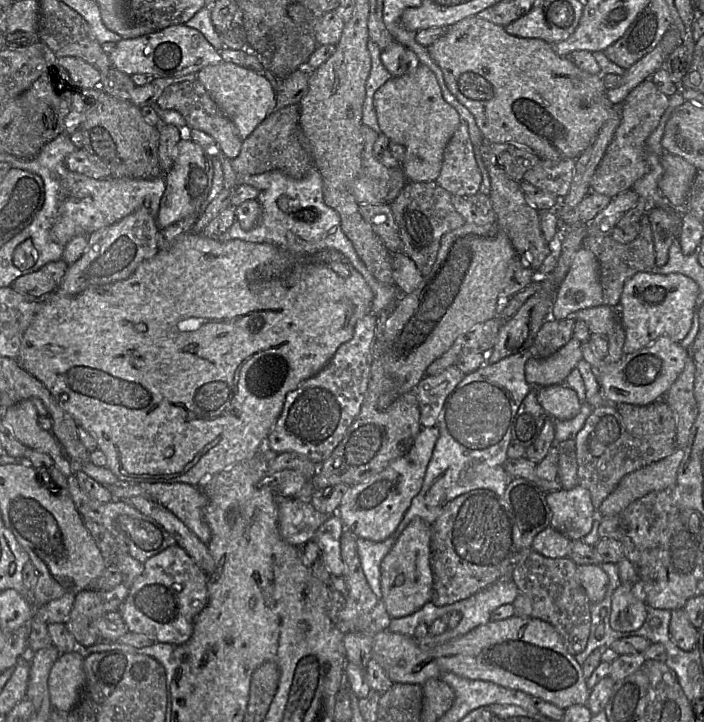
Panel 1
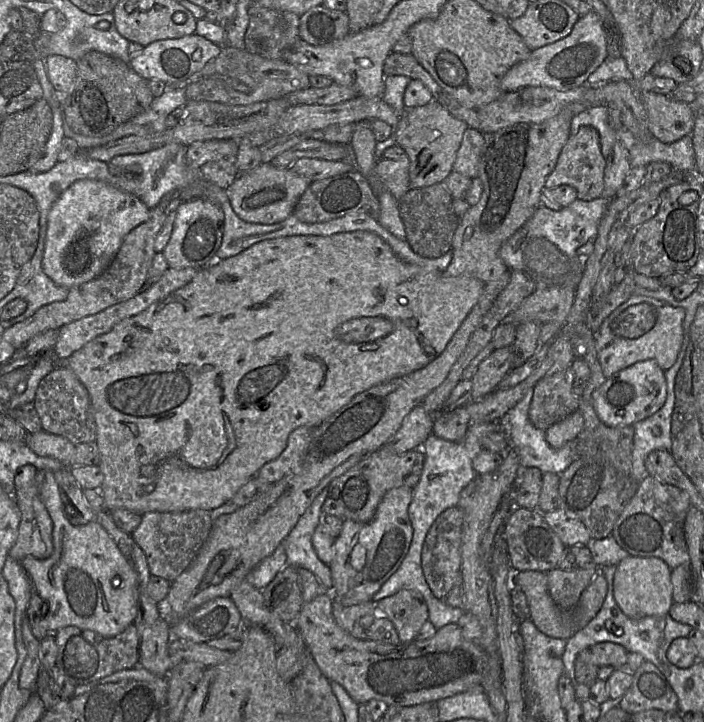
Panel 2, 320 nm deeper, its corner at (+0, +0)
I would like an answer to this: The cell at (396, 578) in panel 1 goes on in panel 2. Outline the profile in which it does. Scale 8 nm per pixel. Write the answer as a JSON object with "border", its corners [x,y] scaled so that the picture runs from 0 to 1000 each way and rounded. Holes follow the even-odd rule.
{"border":[[[571,816],[533,835],[540,850],[560,866],[571,891],[587,888],[609,857],[608,841],[594,819]]]}

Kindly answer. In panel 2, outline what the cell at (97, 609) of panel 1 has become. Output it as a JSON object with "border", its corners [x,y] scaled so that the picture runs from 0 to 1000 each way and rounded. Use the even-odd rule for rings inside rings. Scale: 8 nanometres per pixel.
{"border":[[[190,863],[161,882],[148,882],[135,874],[108,867],[87,870],[77,881],[82,895],[80,921],[104,949],[128,947],[197,920],[200,880]]]}

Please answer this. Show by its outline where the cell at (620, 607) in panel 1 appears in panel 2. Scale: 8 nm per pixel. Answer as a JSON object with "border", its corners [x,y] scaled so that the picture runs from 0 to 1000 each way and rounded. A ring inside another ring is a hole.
{"border":[[[893,769],[875,788],[871,807],[872,830],[881,845],[896,857],[916,853],[945,853],[957,837],[953,787],[933,771]]]}

